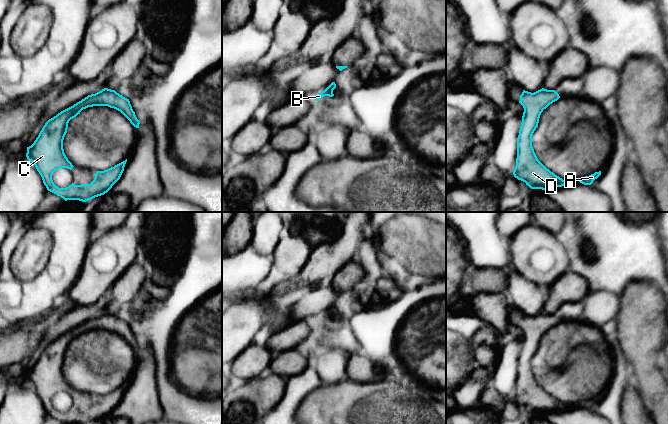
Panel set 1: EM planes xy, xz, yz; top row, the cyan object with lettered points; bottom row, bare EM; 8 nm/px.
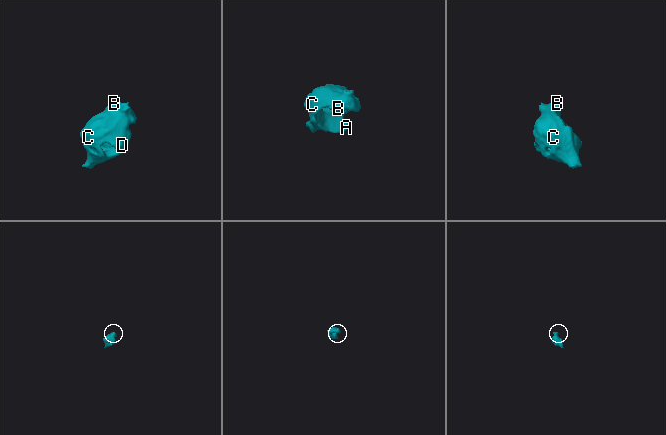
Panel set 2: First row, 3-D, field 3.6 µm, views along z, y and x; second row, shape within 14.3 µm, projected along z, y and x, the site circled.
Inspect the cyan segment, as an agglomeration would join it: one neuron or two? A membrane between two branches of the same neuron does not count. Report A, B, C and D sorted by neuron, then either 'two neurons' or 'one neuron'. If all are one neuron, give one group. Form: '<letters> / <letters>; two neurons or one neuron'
A B C D; one neuron

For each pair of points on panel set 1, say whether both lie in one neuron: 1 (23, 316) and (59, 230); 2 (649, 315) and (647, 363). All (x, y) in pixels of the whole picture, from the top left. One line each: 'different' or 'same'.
1: same
2: same

